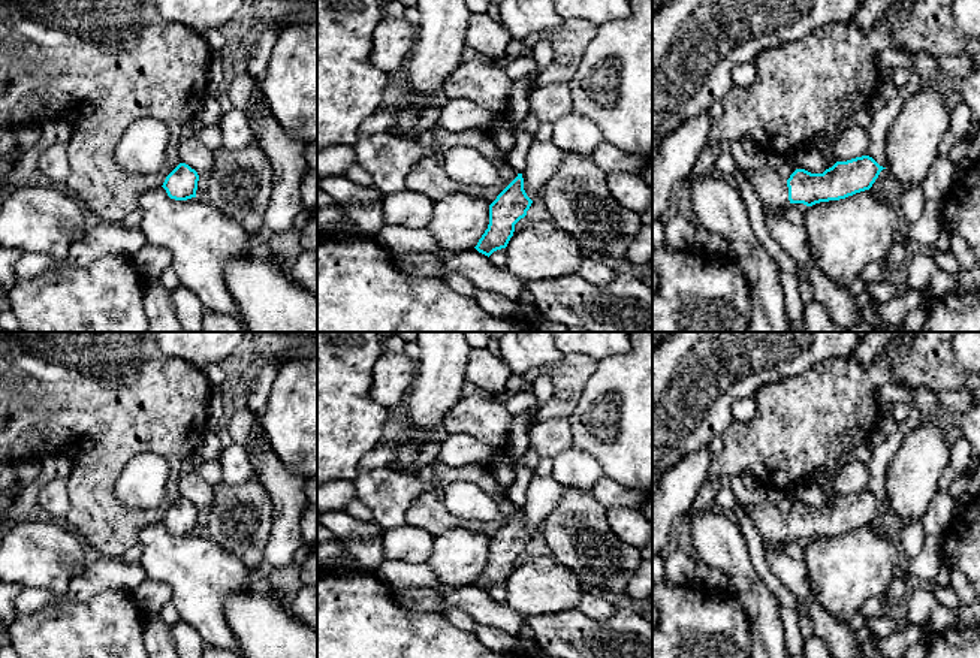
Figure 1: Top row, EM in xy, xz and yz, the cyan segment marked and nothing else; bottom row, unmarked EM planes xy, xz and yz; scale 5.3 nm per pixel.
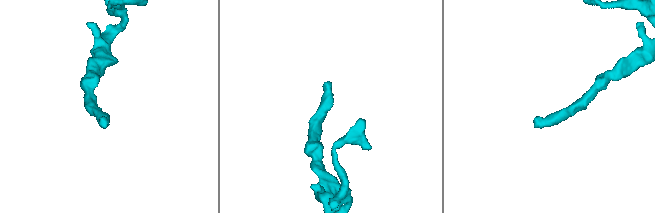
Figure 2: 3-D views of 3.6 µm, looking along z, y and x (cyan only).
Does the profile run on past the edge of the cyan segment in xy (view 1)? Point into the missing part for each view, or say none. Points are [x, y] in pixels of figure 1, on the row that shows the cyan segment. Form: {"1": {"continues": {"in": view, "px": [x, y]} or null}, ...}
{"1": {"continues": null}}

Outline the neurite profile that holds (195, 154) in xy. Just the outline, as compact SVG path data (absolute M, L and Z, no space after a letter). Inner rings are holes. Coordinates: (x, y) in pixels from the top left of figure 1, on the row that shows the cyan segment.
M181 138L178 156L181 163L189 164L197 172L199 178L209 178L214 163L212 150L196 139L186 141Z

